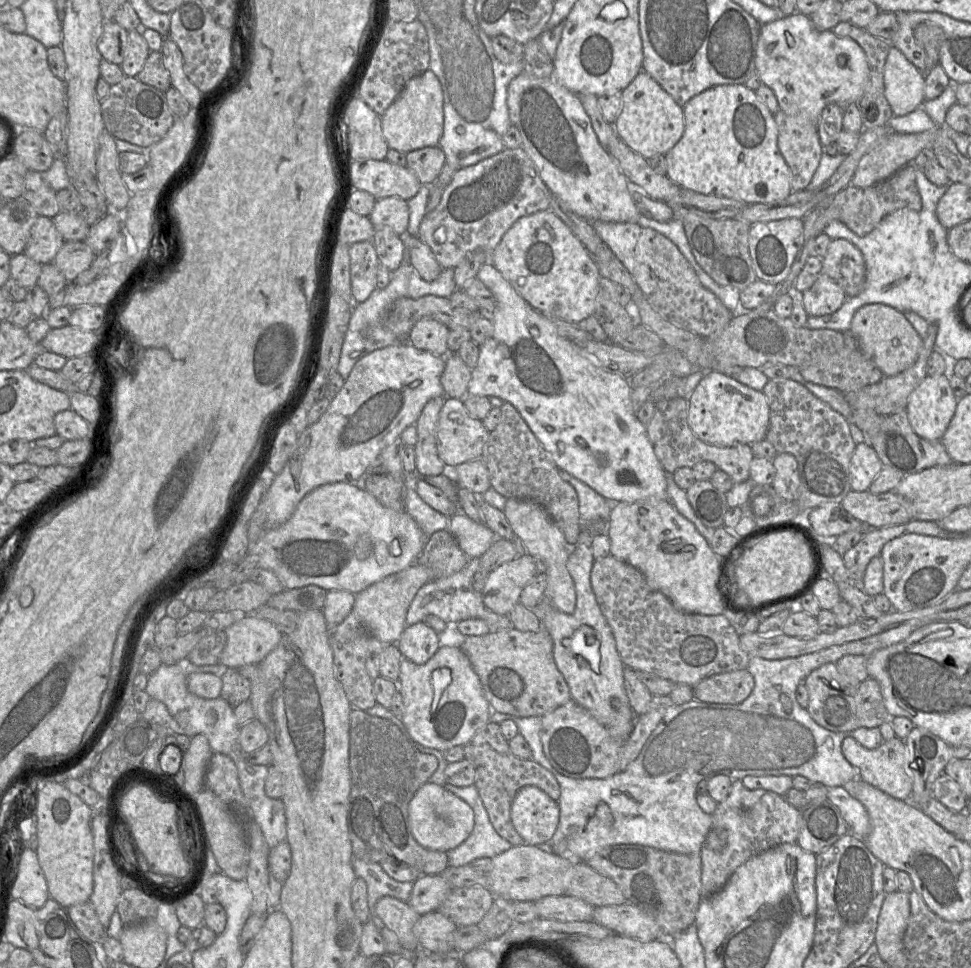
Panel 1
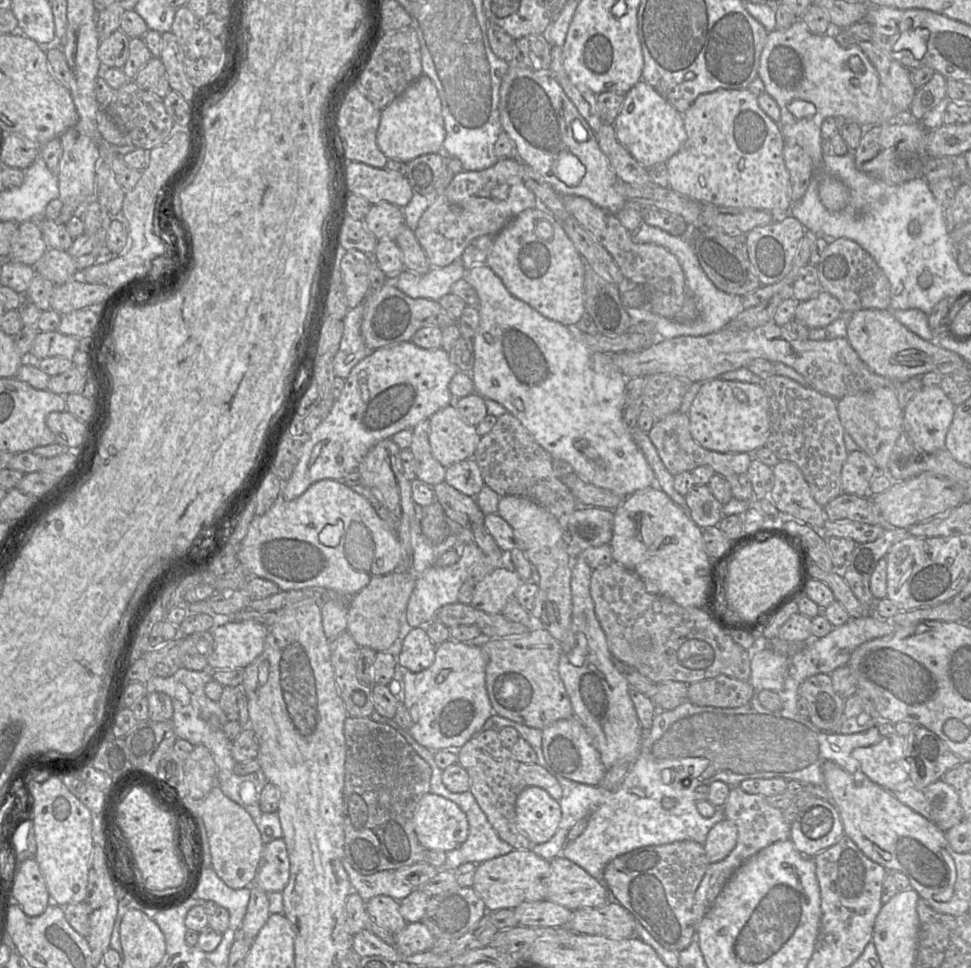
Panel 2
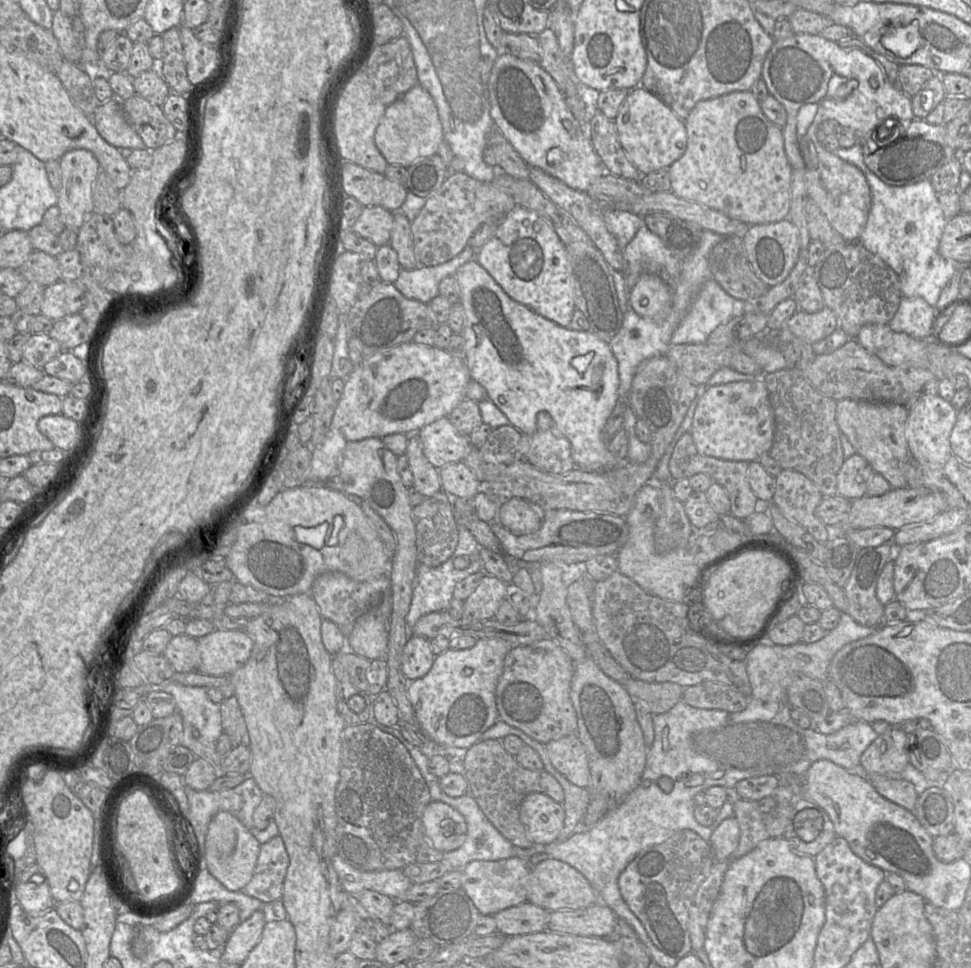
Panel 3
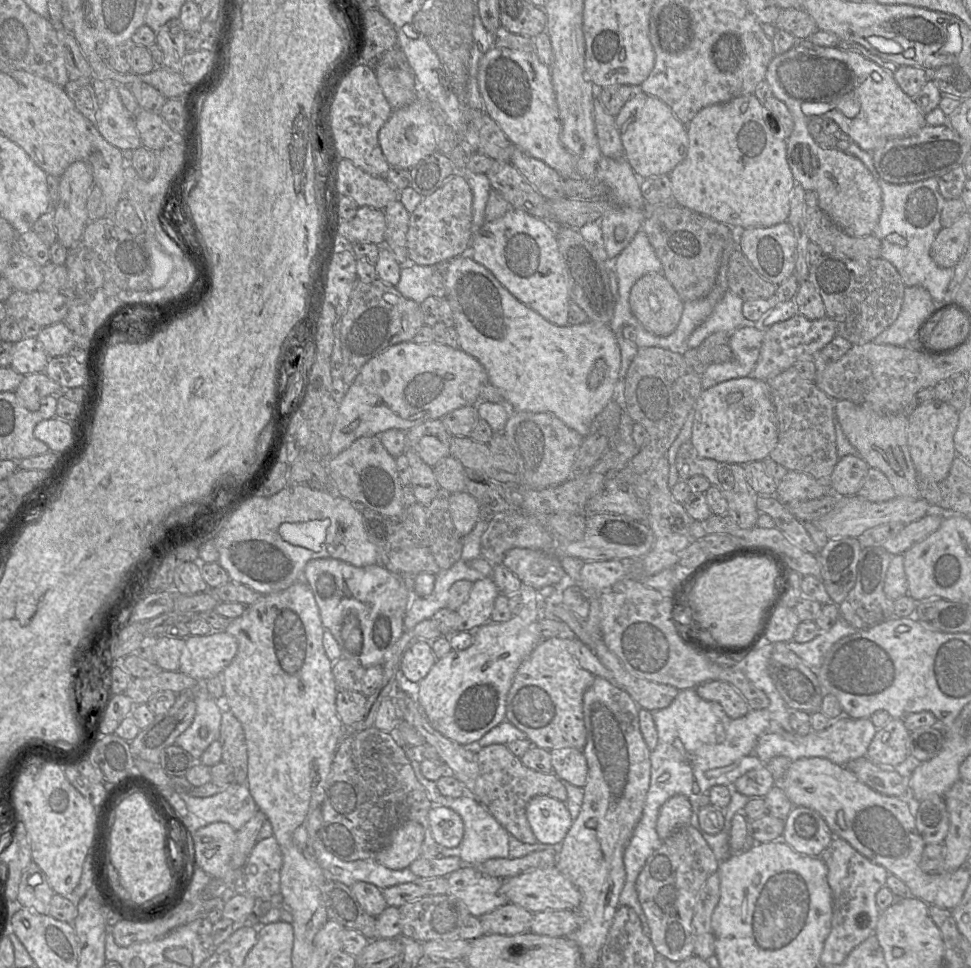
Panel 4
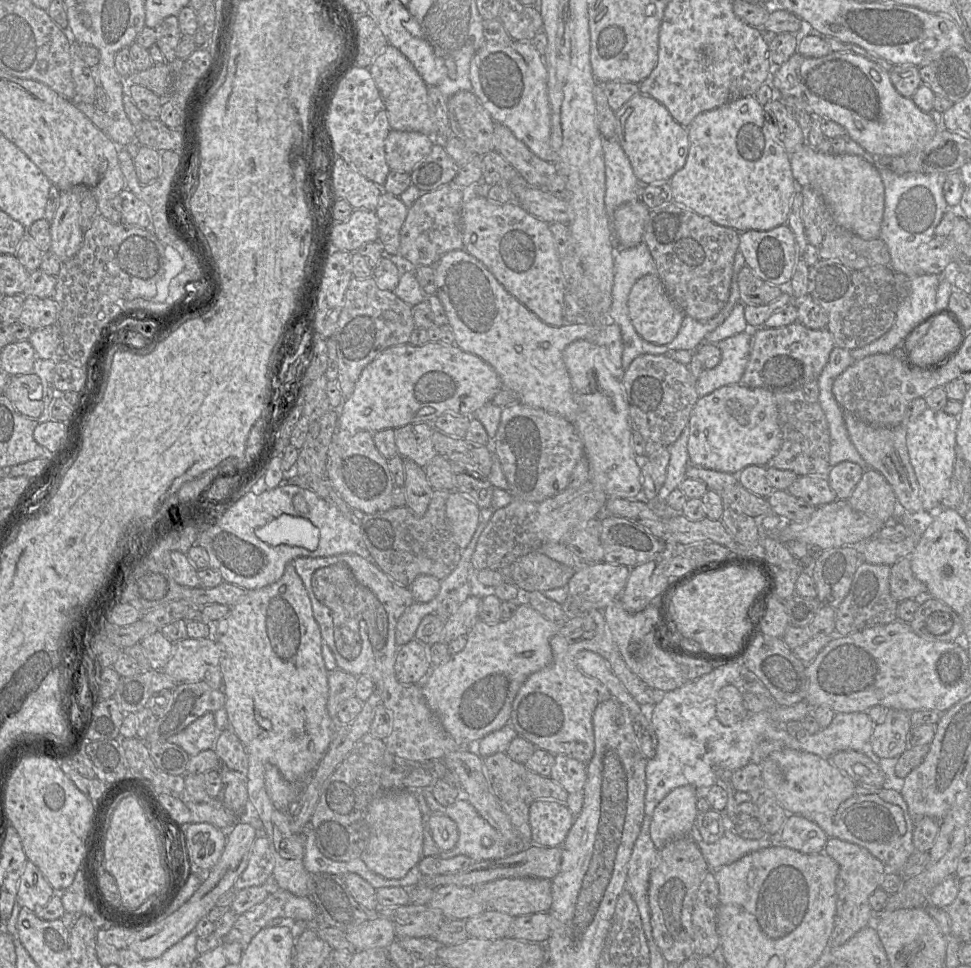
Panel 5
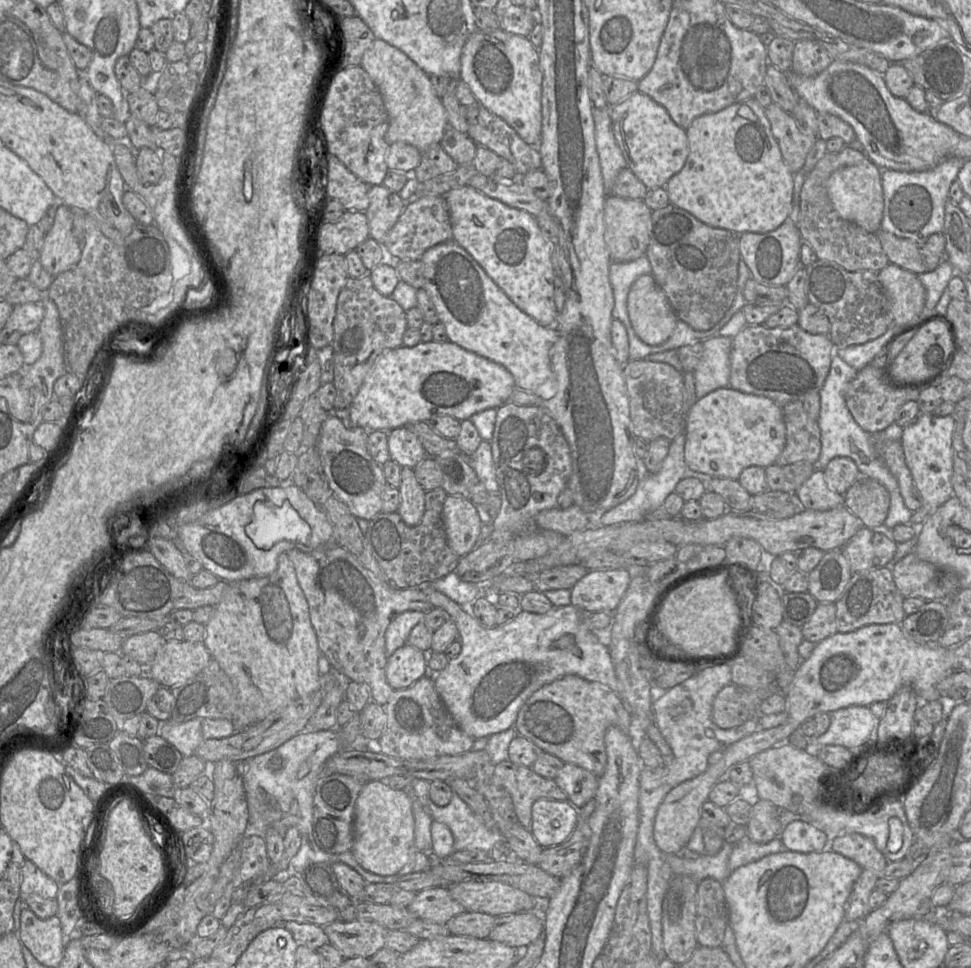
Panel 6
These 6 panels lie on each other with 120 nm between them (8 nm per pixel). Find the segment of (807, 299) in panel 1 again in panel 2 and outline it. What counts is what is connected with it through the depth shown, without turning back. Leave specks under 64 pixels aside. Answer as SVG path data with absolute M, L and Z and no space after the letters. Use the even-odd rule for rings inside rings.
M821 290L817 296L797 303L794 319L809 329L826 328L843 313L839 300Z

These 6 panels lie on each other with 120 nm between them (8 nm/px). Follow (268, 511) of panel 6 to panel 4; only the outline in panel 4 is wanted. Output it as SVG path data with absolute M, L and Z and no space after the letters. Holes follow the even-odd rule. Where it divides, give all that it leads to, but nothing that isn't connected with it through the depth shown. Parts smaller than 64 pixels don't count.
M313 520L303 523L283 523L278 533L286 542L319 552L326 539L330 520Z

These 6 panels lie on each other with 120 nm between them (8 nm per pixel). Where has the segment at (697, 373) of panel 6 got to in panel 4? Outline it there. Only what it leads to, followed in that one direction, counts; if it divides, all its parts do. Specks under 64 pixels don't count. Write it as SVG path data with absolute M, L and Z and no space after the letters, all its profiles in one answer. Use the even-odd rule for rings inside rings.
M748 323L731 333L728 346L734 354L732 361L710 363L701 374L702 389L747 377L752 372L760 353L764 338L764 327L760 323Z

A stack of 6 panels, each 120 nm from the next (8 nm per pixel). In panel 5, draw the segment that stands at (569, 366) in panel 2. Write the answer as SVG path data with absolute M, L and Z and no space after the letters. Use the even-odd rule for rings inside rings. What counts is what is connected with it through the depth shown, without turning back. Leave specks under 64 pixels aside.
M464 249L447 252L437 261L435 283L455 344L488 363L499 375L503 388L517 393L519 402L574 422L578 405L563 351L576 340L587 340L604 348L607 368L621 380L623 343L620 327L613 321L605 318L577 320L560 327L548 325L506 291L493 274Z

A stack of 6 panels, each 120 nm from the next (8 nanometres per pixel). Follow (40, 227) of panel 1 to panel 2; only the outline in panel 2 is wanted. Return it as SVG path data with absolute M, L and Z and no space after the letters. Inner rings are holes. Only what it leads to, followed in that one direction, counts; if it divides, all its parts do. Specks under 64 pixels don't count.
M27 221L19 224L8 259L33 267L47 250L38 222Z

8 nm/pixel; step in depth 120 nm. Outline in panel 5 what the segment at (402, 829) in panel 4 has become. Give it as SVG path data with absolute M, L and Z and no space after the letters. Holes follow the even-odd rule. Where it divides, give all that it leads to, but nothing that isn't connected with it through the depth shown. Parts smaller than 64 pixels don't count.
M390 790L376 796L366 815L368 840L360 858L374 873L400 879L423 857L424 816L411 790Z

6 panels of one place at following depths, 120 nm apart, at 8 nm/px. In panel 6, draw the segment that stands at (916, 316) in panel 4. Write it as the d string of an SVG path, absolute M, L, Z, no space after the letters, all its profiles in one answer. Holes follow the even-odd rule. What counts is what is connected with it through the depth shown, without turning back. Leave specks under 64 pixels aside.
M942 259L938 267L933 271L918 274L926 291L925 305L919 319L935 312L940 297L947 289L949 281L954 275L955 269L947 259ZM890 326L883 335L876 339L867 341L864 344L851 345L845 348L835 348L834 353L859 371L872 362L872 360L881 352L881 349L888 338L902 327L903 326Z

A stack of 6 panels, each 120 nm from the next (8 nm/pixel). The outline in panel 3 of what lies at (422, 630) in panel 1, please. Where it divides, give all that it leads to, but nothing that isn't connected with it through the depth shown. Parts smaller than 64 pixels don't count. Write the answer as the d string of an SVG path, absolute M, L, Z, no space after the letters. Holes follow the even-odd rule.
M410 635L402 655L402 671L404 676L408 681L422 678L430 671L435 657L428 639Z

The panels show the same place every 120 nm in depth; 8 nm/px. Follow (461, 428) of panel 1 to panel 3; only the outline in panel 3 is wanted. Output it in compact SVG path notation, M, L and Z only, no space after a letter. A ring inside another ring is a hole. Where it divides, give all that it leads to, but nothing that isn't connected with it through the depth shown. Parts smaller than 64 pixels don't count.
M448 417L425 425L418 435L425 457L437 469L462 461L474 447L469 436L459 432Z

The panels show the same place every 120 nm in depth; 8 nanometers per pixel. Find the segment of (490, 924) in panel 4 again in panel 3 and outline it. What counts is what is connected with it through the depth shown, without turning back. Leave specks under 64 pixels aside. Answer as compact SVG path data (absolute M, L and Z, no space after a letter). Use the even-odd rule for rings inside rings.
M526 901L493 916L497 932L508 937L547 930L549 914L548 910Z

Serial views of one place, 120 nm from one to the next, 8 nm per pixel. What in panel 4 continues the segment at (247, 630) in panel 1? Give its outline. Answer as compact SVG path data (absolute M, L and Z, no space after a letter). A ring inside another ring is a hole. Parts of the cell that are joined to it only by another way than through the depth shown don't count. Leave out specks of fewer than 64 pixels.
M226 631L185 638L179 670L199 683L222 675L238 650L237 640Z

